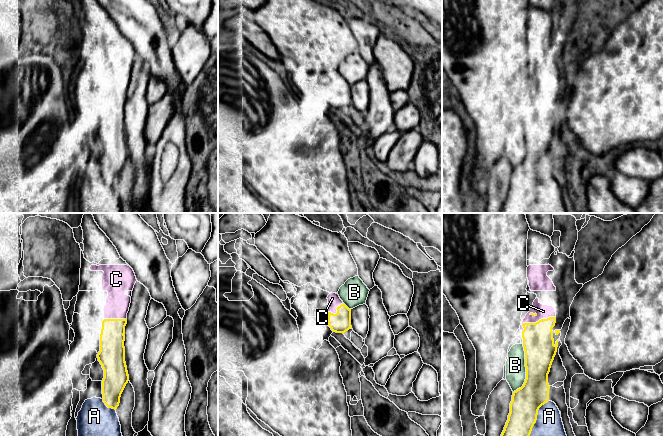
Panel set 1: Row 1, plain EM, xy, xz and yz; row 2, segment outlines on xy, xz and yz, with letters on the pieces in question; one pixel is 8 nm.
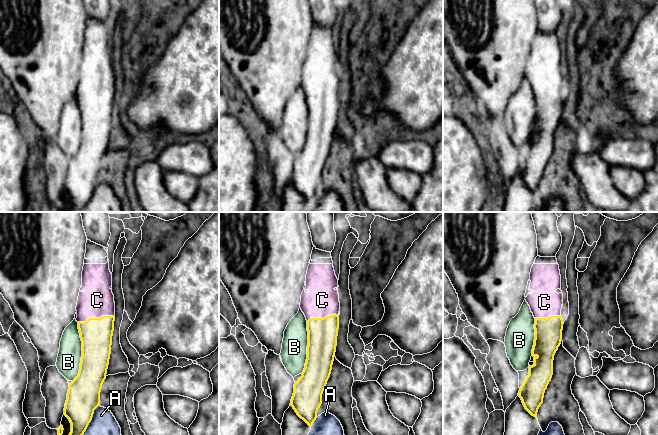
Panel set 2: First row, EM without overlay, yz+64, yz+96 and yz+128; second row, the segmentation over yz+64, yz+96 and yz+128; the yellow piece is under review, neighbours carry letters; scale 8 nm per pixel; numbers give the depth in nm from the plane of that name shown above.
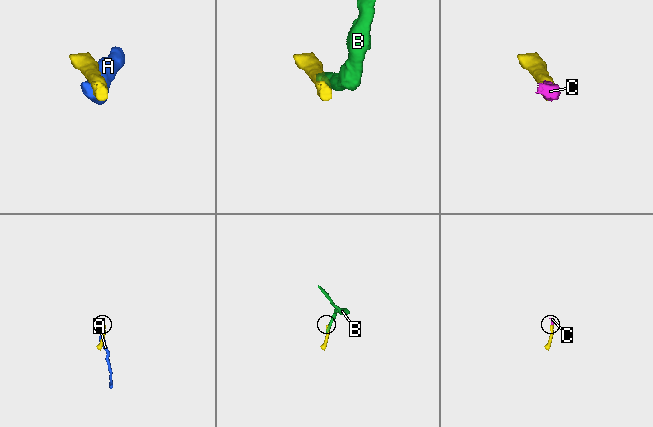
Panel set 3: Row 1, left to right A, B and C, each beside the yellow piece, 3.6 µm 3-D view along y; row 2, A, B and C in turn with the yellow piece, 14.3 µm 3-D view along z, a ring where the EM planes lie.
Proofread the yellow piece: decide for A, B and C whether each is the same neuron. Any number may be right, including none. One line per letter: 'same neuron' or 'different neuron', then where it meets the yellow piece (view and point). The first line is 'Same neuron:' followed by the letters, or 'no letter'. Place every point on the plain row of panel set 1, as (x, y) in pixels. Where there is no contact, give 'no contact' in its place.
Same neuron: C
A: different neuron; meets yellow in yz at (536, 194)
B: different neuron; meets yellow in yz at (526, 145)
C: same neuron; meets yellow in yz at (536, 98)

